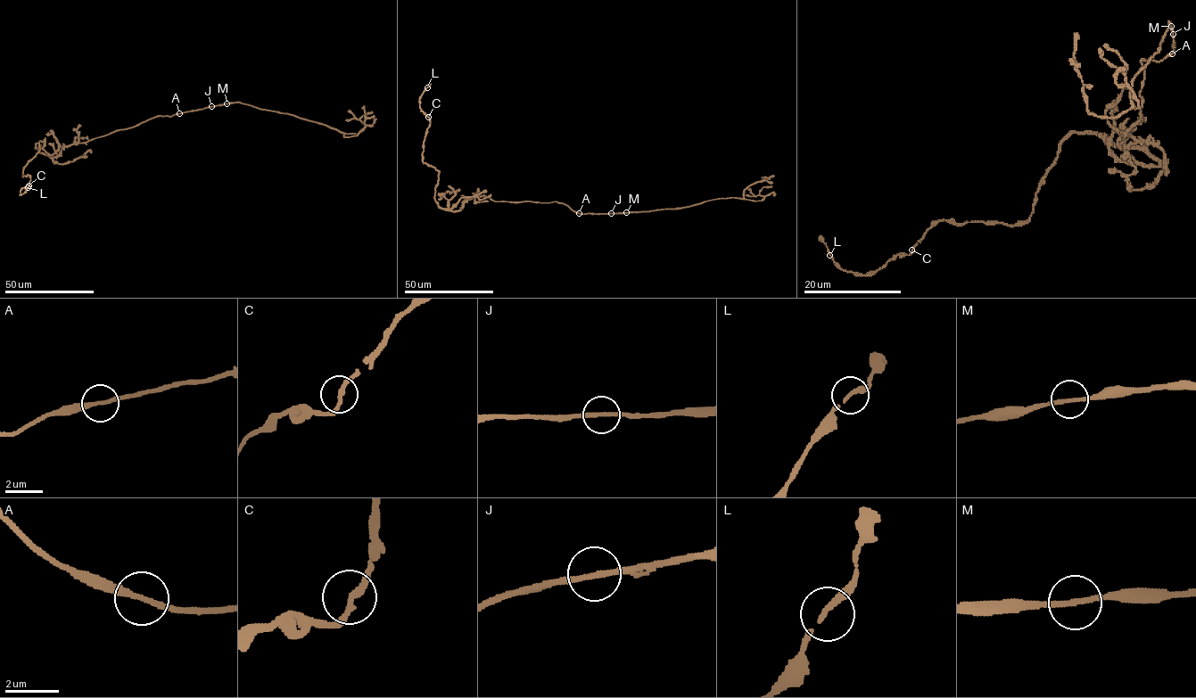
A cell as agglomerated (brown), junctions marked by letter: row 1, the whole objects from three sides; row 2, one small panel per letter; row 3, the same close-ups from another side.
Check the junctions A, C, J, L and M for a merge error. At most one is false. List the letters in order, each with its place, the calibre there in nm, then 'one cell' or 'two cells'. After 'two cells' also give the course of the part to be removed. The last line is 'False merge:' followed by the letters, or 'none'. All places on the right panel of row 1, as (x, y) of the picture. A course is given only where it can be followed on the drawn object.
A: place (1172, 53); calibre 220 nm; one cell
C: place (911, 250); calibre 240 nm; one cell
J: place (1173, 34); calibre 200 nm; one cell
L: place (829, 255); calibre 190 nm; one cell
M: place (1171, 26); calibre 200 nm; one cell
False merge: none

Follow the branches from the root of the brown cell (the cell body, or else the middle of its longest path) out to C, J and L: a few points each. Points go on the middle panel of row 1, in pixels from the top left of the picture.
C: (532, 201), (498, 201), (474, 197), (460, 209), (441, 209), (435, 199), (439, 171), (423, 161), (428, 117)
J: (532, 201), (562, 202), (581, 214), (611, 213)
L: (532, 201), (480, 196), (457, 210), (439, 205), (439, 171), (423, 161), (430, 120), (419, 97), (427, 87)

